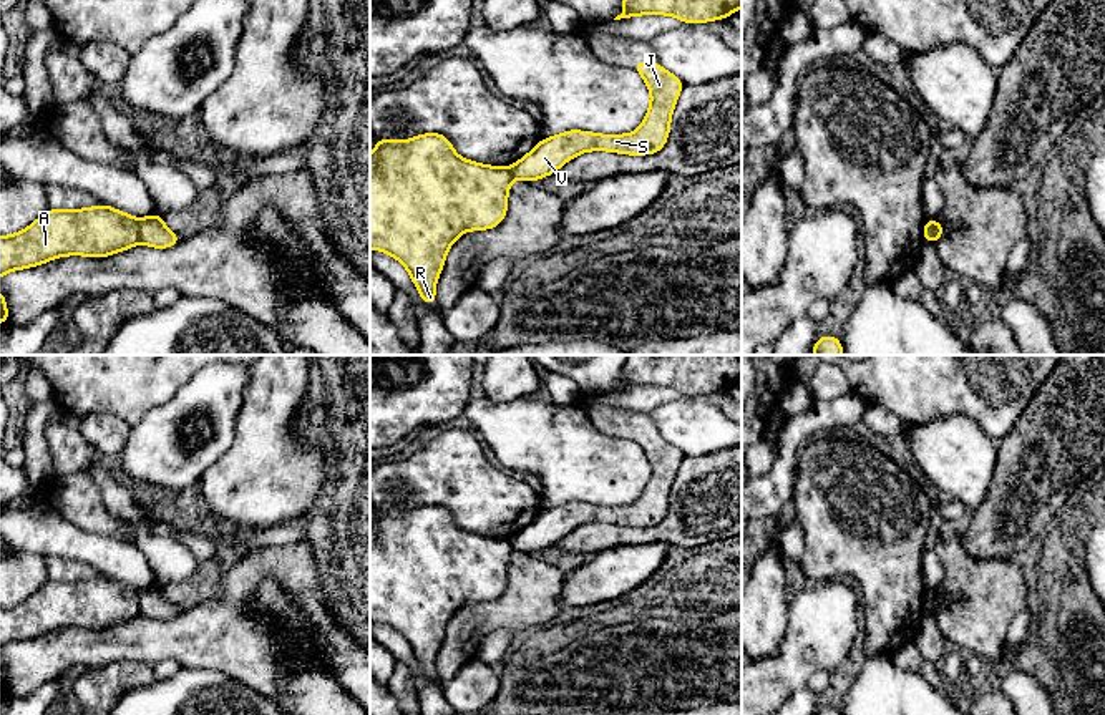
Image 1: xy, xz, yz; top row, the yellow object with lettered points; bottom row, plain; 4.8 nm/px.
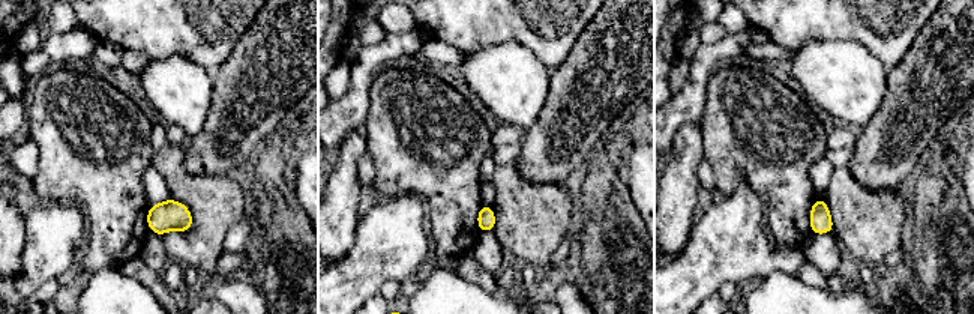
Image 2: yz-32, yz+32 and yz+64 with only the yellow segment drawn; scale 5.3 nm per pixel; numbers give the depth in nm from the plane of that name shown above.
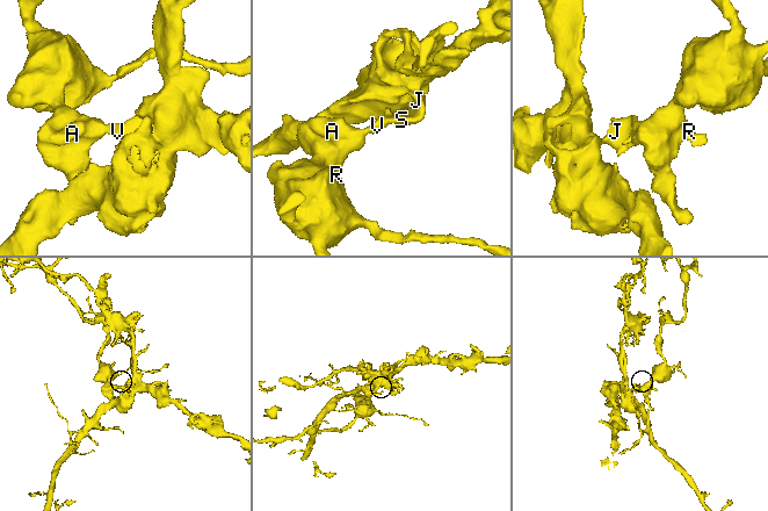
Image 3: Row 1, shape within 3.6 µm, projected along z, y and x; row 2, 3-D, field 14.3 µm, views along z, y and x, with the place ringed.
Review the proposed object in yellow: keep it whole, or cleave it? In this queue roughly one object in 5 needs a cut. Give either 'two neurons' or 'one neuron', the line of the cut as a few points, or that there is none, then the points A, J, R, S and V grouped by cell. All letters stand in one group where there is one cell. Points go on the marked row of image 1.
two neurons; cut in xy along (138, 219), (140, 241); A R / J S V

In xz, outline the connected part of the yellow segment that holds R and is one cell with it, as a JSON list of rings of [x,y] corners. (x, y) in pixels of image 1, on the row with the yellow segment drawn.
[[[440,133],[405,141],[375,138],[370,249],[402,262],[423,304],[433,307],[450,246],[466,231],[501,224],[511,181],[509,168],[465,159]]]

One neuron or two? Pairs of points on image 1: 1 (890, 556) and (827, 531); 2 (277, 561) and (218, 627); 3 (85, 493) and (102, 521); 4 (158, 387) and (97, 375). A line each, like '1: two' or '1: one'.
1: one
2: one
3: one
4: one

